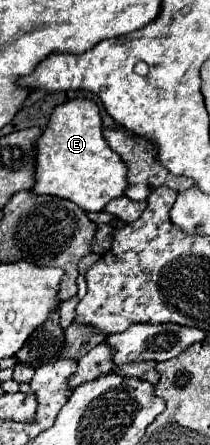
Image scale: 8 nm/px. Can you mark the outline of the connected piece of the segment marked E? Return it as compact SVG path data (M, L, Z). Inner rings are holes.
M73 98L73 100L67 100L59 106L55 106L41 138L35 142L37 144L37 170L35 170L35 186L31 188L31 192L35 192L37 196L49 194L49 196L59 196L59 198L71 200L85 212L101 212L107 202L111 202L113 198L119 198L127 186L125 164L107 146L105 138L101 136L101 130L103 130L103 126L101 126L99 108L93 100Z

